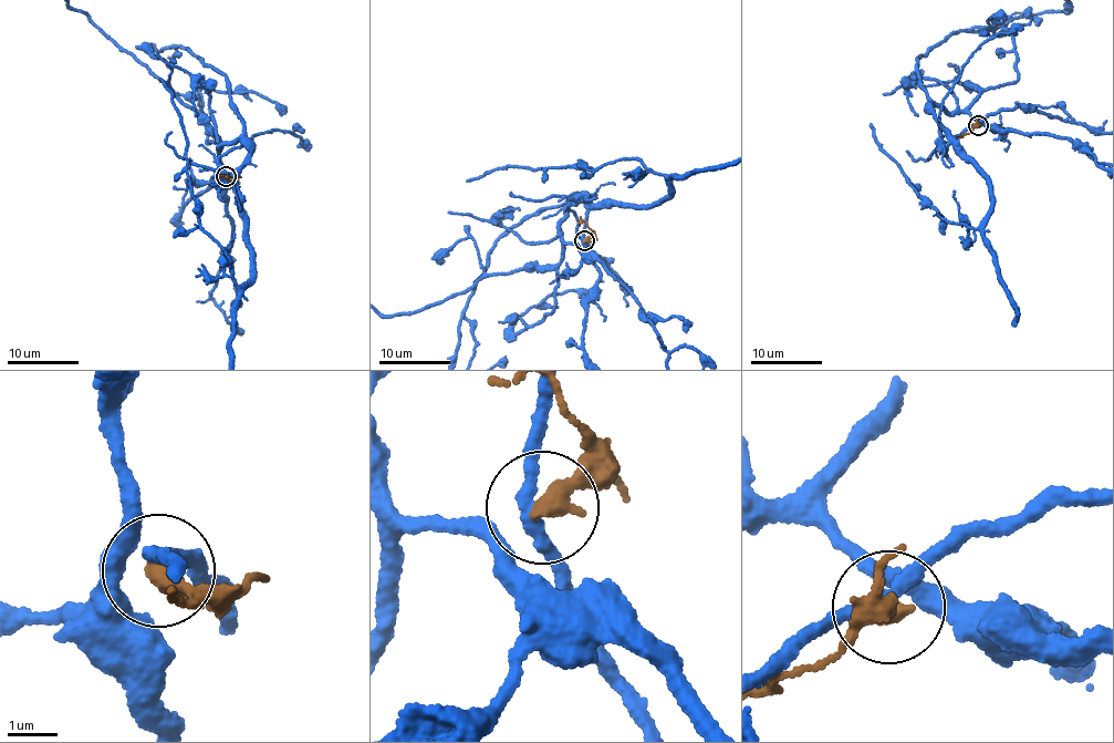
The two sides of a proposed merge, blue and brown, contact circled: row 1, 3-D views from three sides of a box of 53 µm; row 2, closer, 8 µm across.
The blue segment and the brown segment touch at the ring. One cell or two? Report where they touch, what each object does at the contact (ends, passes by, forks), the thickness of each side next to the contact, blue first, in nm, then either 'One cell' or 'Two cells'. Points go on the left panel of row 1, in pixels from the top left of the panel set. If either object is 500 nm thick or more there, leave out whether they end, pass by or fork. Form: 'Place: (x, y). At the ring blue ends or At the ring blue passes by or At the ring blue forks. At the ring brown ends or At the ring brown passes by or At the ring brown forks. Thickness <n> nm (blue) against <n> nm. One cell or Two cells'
Place: (226, 176). At the ring blue forks. At the ring brown ends. Thickness 220 nm (blue) against 400 nm. Two cells

